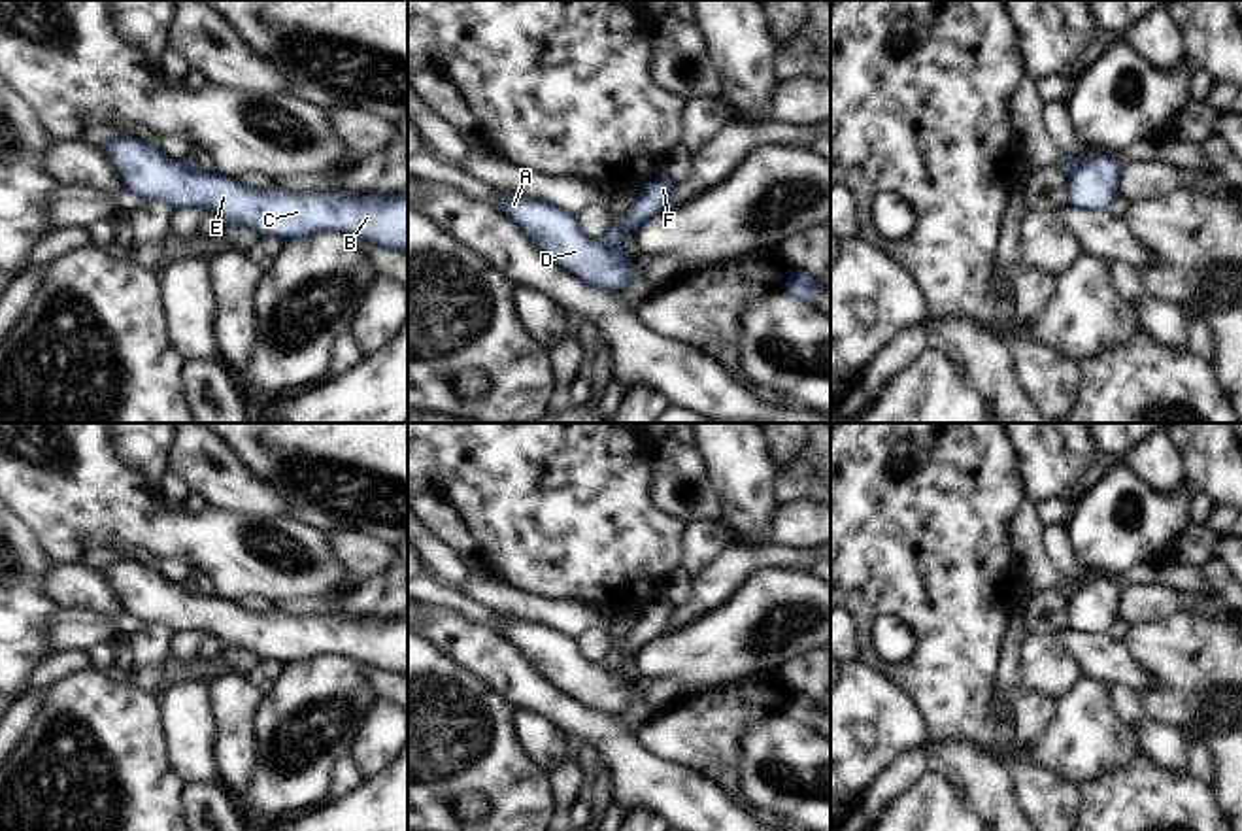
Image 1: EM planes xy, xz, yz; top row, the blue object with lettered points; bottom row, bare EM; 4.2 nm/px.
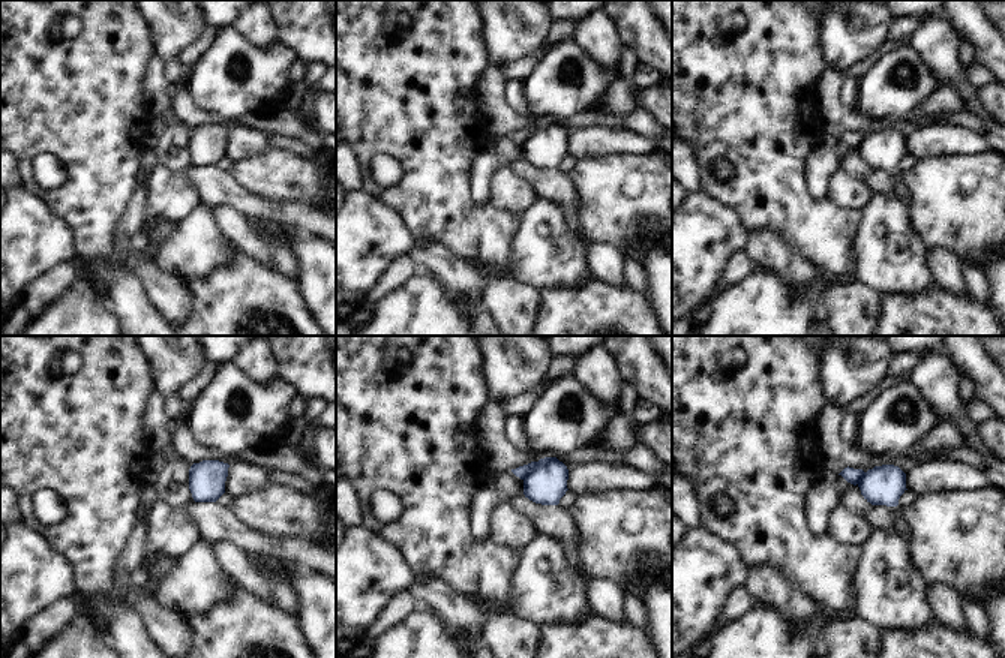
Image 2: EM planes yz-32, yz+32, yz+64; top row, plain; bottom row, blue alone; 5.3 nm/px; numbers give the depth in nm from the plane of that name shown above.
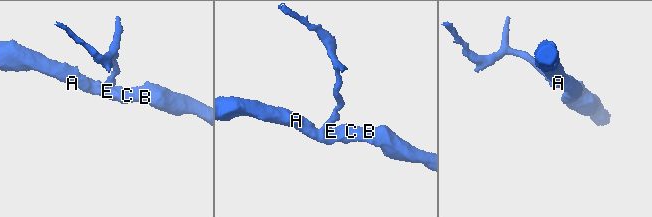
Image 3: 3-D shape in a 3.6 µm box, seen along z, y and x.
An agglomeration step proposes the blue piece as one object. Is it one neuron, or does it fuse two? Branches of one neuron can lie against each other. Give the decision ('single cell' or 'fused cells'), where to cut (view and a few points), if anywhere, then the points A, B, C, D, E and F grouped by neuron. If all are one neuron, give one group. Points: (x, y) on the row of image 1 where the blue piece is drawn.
fused cells; cut xz (601, 240), (620, 250); groups A B C D E / F

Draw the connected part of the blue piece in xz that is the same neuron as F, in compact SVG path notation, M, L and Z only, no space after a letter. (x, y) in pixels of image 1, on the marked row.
M663 170L653 181L649 181L640 193L638 200L630 206L629 213L612 227L602 242L613 249L621 249L623 229L630 229L638 234L638 229L664 208L672 206L674 187L678 183Z

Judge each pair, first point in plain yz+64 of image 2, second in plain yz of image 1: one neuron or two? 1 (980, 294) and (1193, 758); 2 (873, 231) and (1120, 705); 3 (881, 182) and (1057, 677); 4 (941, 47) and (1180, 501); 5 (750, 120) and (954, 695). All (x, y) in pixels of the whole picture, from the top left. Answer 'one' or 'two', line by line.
1: one
2: two
3: two
4: two
5: one

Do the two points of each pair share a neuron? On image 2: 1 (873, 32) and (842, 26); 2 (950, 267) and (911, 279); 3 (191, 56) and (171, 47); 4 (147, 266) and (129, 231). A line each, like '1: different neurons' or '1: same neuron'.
1: same neuron
2: different neurons
3: different neurons
4: different neurons

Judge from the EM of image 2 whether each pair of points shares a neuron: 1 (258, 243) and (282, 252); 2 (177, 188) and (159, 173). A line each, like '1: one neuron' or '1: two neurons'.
1: two neurons
2: one neuron

